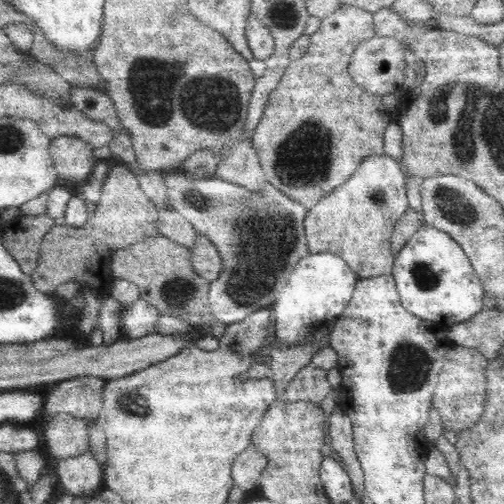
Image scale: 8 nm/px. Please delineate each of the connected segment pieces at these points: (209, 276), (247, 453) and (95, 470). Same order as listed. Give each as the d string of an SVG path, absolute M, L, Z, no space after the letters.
M198 235L194 240L189 261L193 271L208 281L216 280L222 270L219 250L216 250L214 243L203 235Z
M251 442L235 458L231 470L234 485L239 486L243 492L256 488L267 464L268 457Z
M90 449L72 458L57 460L56 472L56 480L60 481L68 494L94 494L104 485L102 467Z

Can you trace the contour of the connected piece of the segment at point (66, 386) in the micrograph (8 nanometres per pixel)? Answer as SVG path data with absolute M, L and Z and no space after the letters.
M81 376L55 384L46 393L44 411L49 415L66 413L96 420L102 408L106 383L95 376Z

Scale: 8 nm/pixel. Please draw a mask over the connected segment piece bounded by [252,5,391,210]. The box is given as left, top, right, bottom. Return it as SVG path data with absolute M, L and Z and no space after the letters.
M340 5L331 15L321 20L320 28L309 36L309 47L304 53L302 58L298 60L290 60L288 66L285 68L284 74L280 79L280 84L269 94L268 106L260 118L260 124L256 126L254 130L253 146L256 154L259 156L260 165L264 170L266 179L276 186L282 193L288 195L288 197L298 201L301 205L304 205L306 209L310 210L316 203L320 202L323 196L330 194L335 190L337 186L340 186L343 182L348 181L352 174L355 174L360 166L361 162L367 156L377 154L383 155L384 150L384 134L388 128L388 124L391 121L387 108L384 107L383 98L381 94L374 94L366 92L349 73L349 64L354 49L360 42L368 40L375 35L374 23L372 19L373 13L368 12L360 8L359 6L346 6Z

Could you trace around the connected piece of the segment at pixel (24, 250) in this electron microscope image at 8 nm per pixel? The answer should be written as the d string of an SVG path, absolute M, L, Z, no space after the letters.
M46 213L40 216L32 216L30 218L18 218L14 221L3 224L2 232L4 235L4 244L7 251L16 259L24 274L32 276L37 268L39 261L39 250L47 232L54 226L54 218Z

